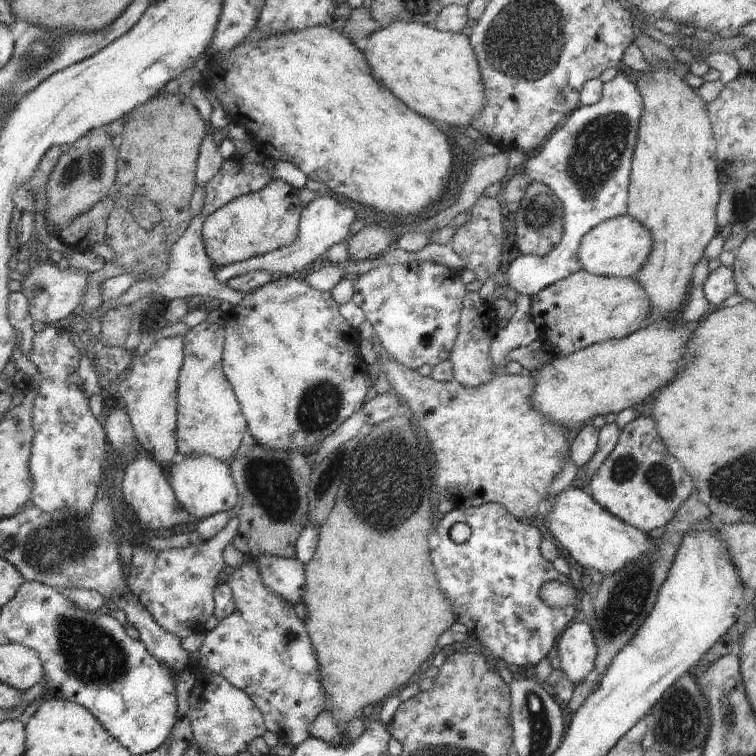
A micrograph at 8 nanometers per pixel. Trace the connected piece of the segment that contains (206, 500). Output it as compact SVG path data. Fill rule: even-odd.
M208 455L179 457L167 473L177 501L198 521L219 512L232 510L237 502L237 486L231 468L214 457Z

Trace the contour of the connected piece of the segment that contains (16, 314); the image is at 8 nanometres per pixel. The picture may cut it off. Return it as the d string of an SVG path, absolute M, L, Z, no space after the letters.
M17 291L9 294L8 317L10 324L19 333L19 344L24 356L29 356L35 335L32 325L34 319L29 313L28 299Z

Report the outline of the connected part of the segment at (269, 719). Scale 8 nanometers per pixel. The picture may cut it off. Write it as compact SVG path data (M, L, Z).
M245 558L242 566L228 576L226 583L235 596L234 612L219 619L213 630L206 631L206 639L195 665L210 673L220 674L232 686L243 690L262 713L266 730L274 732L282 744L297 747L311 736L311 724L325 709L325 692L320 682L321 670L305 621L296 615L294 606L289 602L266 590L253 558Z

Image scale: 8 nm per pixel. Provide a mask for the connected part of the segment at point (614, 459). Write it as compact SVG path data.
M642 415L629 422L587 486L590 496L600 506L645 533L667 525L694 490L686 469L670 454L655 428L652 416Z

